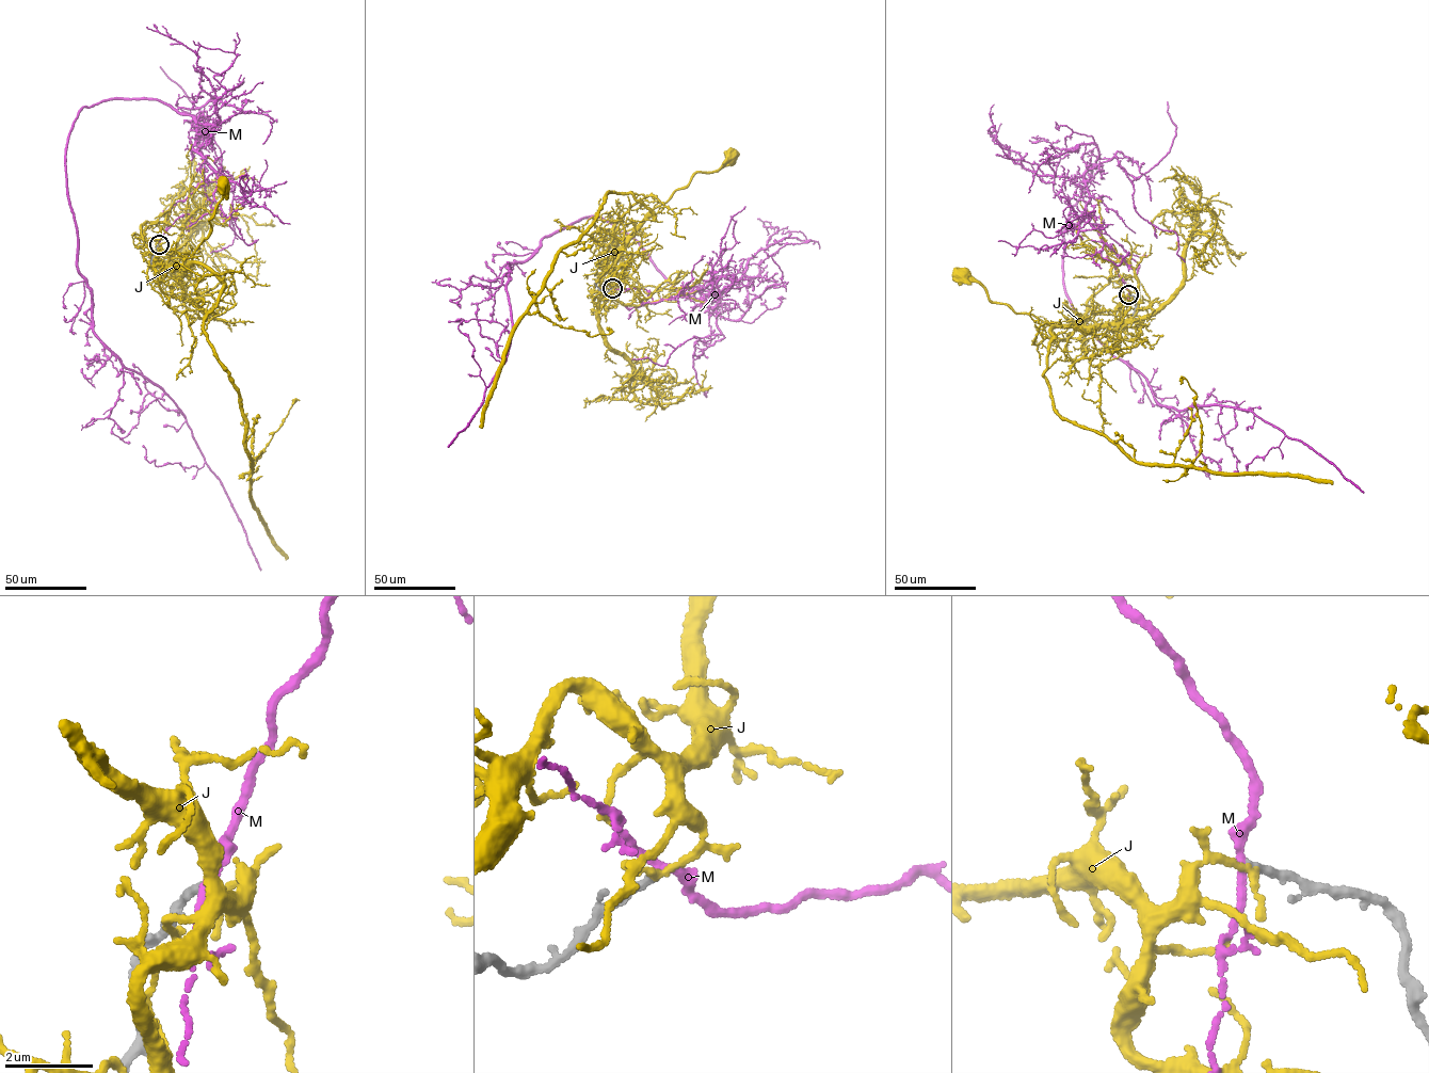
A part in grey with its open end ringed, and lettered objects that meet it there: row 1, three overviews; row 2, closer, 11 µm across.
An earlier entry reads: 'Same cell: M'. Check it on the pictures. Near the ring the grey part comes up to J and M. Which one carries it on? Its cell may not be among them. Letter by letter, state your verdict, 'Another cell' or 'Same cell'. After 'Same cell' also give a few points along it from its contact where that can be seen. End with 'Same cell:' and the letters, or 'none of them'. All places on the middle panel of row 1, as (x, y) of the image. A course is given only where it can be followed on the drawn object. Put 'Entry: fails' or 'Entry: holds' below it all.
J: Another cell
M: Another cell
Same cell: none of them
Entry: fails

